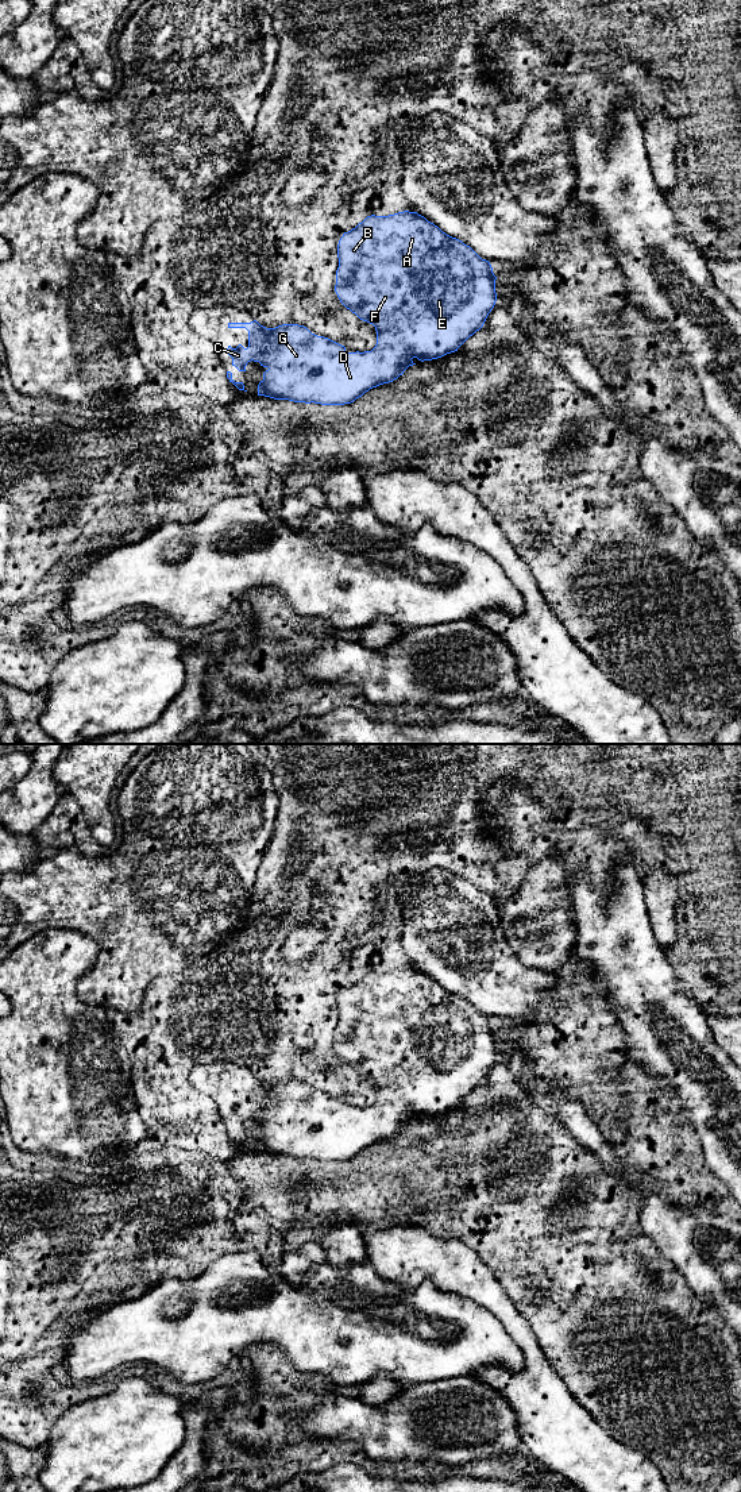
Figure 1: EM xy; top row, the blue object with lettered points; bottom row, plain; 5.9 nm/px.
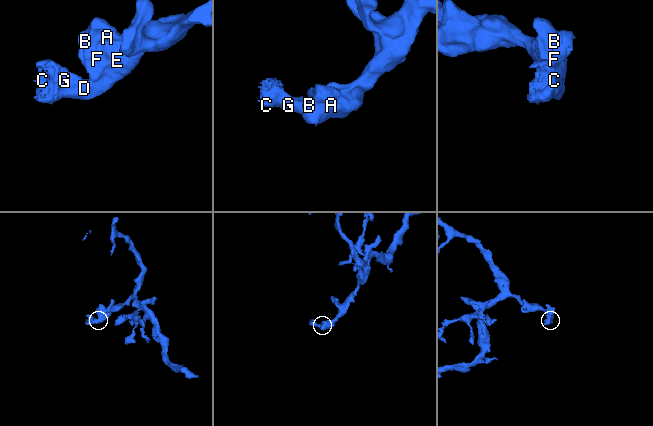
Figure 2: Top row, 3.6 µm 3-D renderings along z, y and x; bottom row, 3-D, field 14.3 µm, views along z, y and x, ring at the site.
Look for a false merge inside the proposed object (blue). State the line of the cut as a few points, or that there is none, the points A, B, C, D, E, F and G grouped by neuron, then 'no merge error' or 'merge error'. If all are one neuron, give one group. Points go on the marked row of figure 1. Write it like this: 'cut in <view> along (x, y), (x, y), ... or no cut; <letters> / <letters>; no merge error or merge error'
no cut; A B C D E F G; no merge error

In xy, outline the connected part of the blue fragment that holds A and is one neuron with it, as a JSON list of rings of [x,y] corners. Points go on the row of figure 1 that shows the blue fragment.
[[[398,212],[389,216],[367,216],[362,223],[344,232],[337,244],[339,267],[335,292],[340,302],[360,320],[375,327],[377,344],[371,351],[347,352],[346,347],[324,336],[312,334],[298,324],[282,324],[266,328],[256,320],[251,323],[228,323],[228,328],[246,328],[248,347],[228,346],[232,366],[246,371],[248,362],[259,362],[267,370],[258,385],[258,396],[305,404],[344,405],[362,397],[366,392],[393,382],[416,365],[412,359],[432,361],[458,348],[479,331],[495,305],[495,279],[489,261],[482,259],[470,246],[443,232],[417,212]]]

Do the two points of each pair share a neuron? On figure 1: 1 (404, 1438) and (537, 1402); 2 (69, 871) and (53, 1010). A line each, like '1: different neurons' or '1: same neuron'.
1: different neurons
2: different neurons

